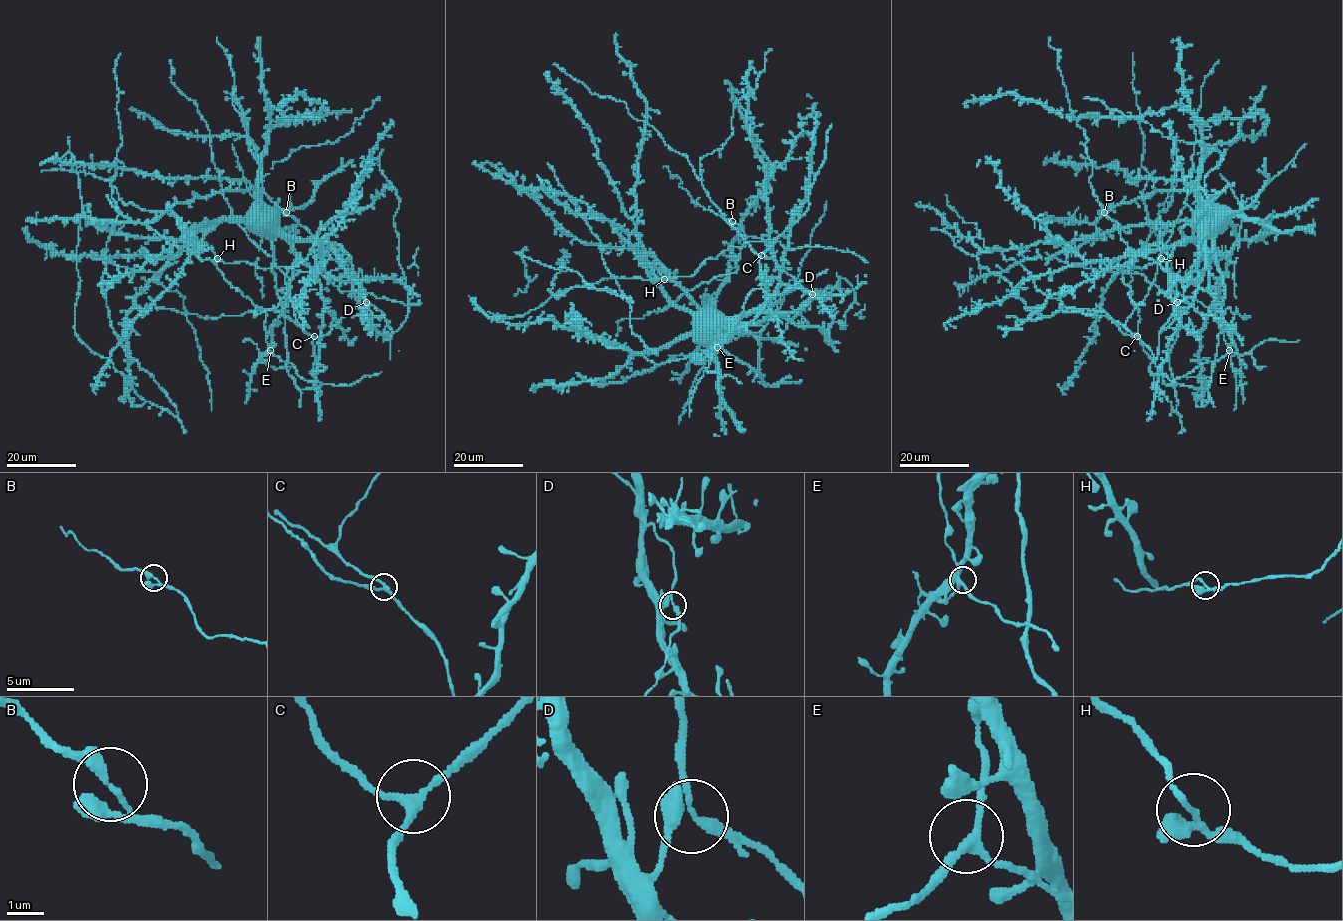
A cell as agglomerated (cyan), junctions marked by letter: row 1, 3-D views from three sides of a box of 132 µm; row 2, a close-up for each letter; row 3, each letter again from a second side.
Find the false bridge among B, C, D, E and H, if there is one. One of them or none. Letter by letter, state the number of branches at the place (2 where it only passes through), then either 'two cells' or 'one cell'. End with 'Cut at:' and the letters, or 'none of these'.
B: branches 3; one cell
C: branches 3; one cell
D: branches 3; one cell
E: branches 3; one cell
H: branches 3; one cell
Cut at: none of these

